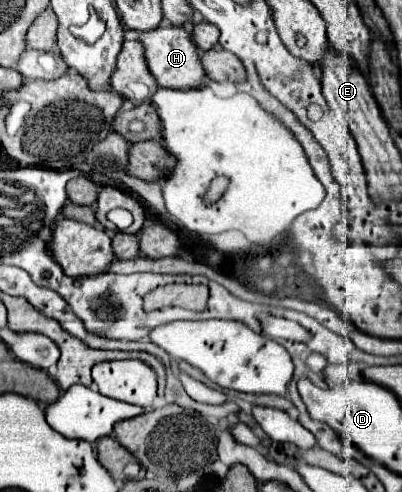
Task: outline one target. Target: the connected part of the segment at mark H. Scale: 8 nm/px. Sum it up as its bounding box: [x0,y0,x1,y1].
[140,26,206,90]

